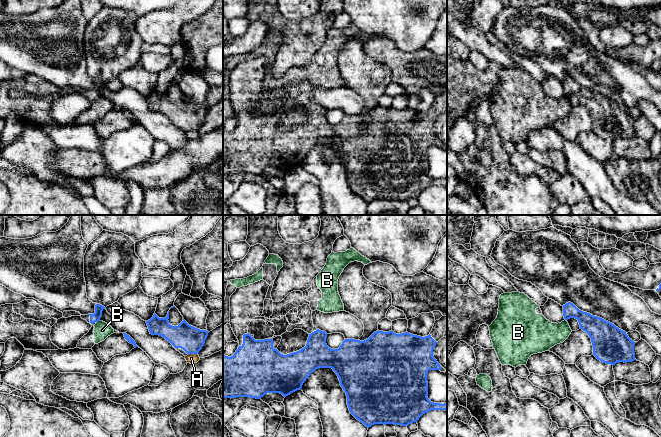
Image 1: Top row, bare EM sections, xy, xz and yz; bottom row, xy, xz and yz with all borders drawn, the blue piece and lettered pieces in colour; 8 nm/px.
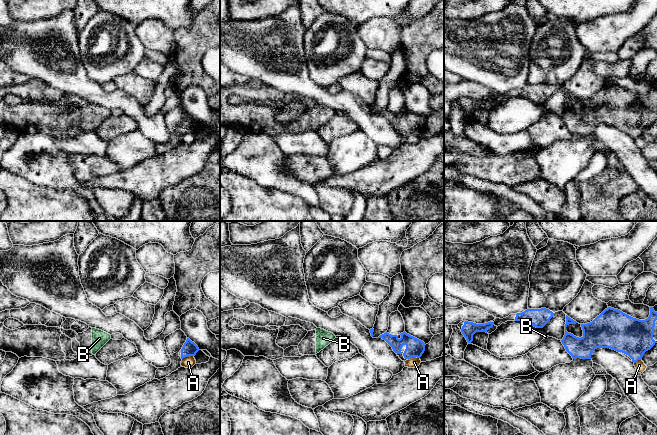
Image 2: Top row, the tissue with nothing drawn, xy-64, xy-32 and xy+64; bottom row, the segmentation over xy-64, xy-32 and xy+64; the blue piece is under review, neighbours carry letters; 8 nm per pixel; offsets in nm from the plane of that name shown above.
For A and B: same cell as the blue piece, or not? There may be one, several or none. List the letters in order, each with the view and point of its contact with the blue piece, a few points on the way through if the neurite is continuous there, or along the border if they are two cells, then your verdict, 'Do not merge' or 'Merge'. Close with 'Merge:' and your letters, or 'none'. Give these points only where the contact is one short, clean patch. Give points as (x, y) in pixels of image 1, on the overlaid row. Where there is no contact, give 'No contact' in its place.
A: Touches blue at xy (192, 353). Do not merge
B: Touches blue at xy (97, 321). Boundary: xy (99, 320), (96, 322). Do not merge
Merge: none

